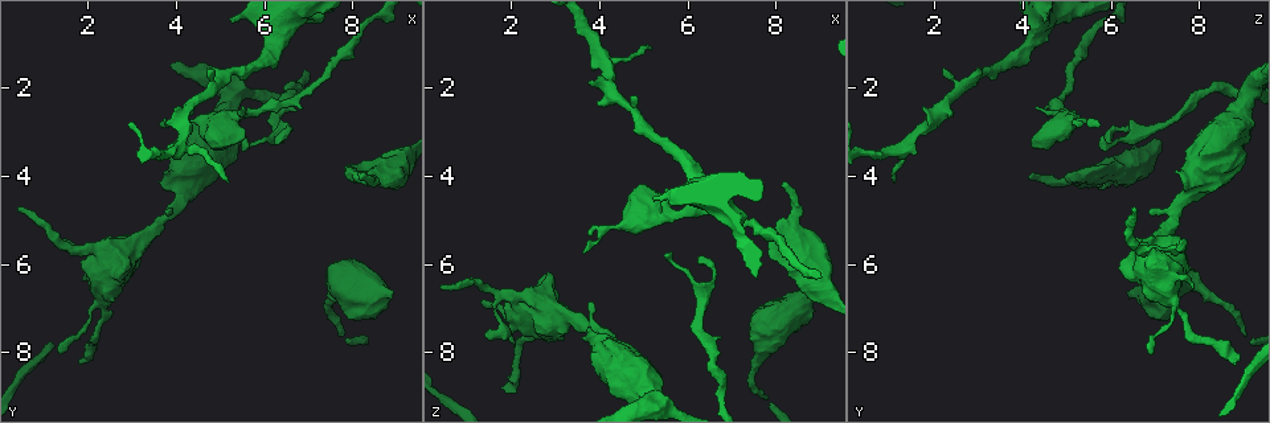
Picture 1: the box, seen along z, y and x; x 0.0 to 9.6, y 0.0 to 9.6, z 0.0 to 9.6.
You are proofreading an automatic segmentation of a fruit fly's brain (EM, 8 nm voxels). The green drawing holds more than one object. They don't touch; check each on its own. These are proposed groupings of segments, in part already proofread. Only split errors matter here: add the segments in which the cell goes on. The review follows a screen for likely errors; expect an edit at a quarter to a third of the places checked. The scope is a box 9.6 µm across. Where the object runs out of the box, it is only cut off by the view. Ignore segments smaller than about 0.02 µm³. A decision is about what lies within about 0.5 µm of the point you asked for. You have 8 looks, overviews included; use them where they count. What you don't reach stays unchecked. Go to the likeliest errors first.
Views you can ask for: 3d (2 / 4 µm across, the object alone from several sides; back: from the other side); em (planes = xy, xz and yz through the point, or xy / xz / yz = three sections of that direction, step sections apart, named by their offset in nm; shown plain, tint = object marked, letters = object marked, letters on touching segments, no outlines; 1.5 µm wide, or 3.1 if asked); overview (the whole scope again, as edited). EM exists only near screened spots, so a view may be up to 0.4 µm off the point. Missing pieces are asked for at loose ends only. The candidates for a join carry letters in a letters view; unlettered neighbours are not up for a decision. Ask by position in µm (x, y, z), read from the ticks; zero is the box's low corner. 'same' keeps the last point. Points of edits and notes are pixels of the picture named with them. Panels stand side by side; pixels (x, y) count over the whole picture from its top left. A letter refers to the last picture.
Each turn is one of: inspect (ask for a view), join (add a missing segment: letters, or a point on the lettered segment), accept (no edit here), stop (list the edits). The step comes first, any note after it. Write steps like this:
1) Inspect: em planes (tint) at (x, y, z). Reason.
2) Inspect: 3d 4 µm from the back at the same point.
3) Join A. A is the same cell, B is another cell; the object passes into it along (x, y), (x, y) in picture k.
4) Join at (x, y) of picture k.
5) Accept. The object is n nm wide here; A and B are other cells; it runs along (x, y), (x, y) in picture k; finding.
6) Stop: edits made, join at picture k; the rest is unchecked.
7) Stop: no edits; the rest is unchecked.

Inspect: 3d 2 µm at (8.15, 3.95, 4.15). Free end.

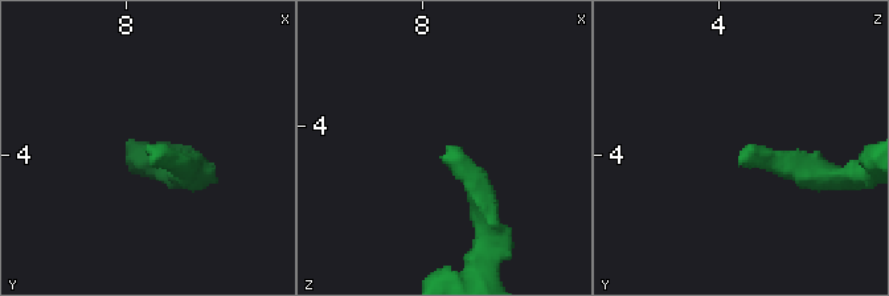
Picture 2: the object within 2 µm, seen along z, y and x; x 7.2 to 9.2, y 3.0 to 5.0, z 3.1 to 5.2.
Inspect: em xz step 8 (tint) at (8.20, 3.96, 4.16).

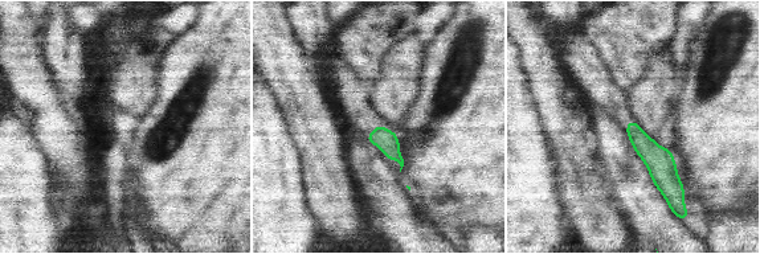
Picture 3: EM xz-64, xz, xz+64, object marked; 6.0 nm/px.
Inspect: em xy step 8 (letters) at the same point. Cut it another way.

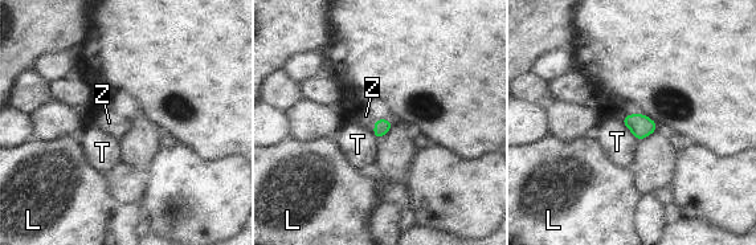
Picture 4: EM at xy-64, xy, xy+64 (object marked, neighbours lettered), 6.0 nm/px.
Join Z. Z is the same cell, L and T are other cells; the object passes into it along (381, 126), (375, 126), (367, 121) in picture 4; it goes on there.

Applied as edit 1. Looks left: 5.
Inspect: overview.

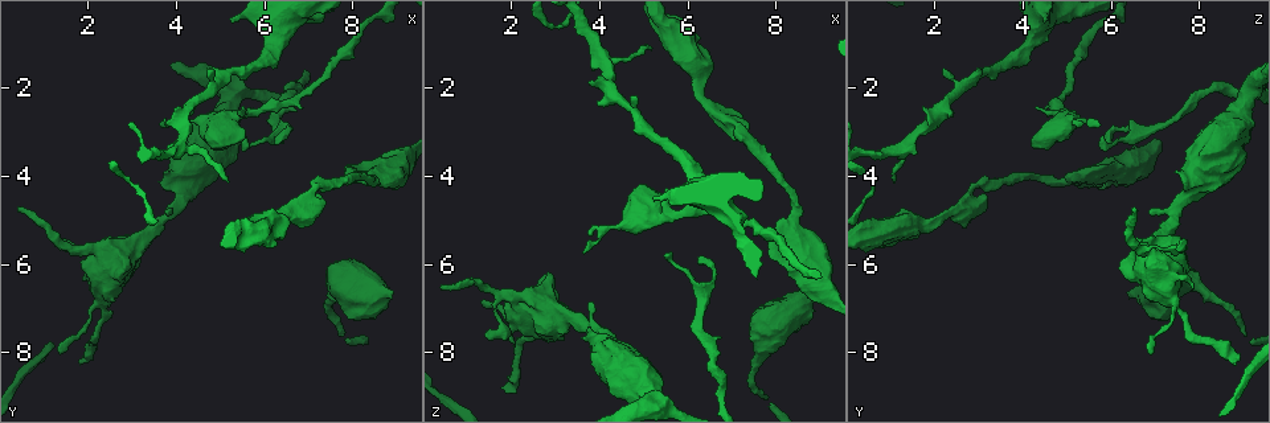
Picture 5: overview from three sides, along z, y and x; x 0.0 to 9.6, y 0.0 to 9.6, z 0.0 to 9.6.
Inspect: em xz step 8 (letters) at (3.65, 2.80, 5.70). Tapers out.

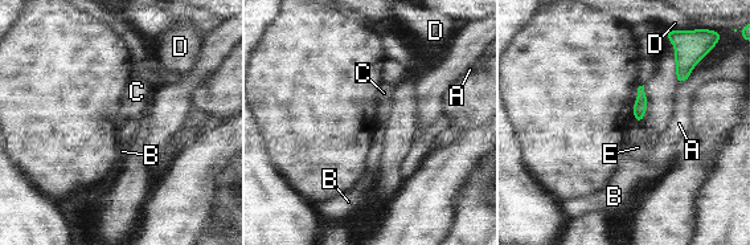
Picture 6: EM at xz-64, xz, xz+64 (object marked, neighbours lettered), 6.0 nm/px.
Inspect: em planes (letters) at the same point.

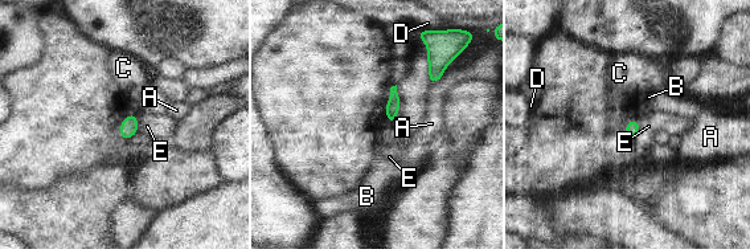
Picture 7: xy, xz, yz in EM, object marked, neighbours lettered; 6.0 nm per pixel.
Accept. The object is 80 nm wide here; A, B, C, D and E are other cells; a border runs along (135, 113), (138, 131) in picture 7; no lettered segment goes on from it.

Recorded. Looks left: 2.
Inspect: em planes (letters) at (1.35, 5.50, 7.70). Free end.

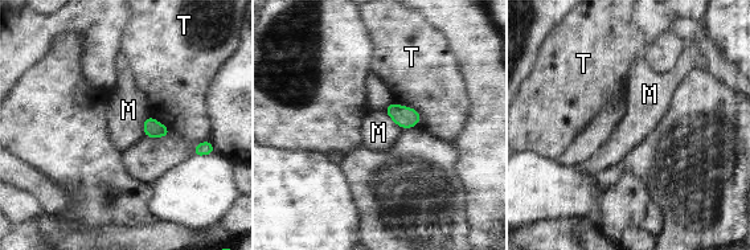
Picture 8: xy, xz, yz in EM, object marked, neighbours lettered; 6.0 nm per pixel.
Accept. M and T are other cells; a border runs along (147, 115), (143, 123), (143, 135) in picture 8; no lettered segment goes on from it.

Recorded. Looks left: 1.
Stop: edits made, join at picture 4; the rest is unchecked.

